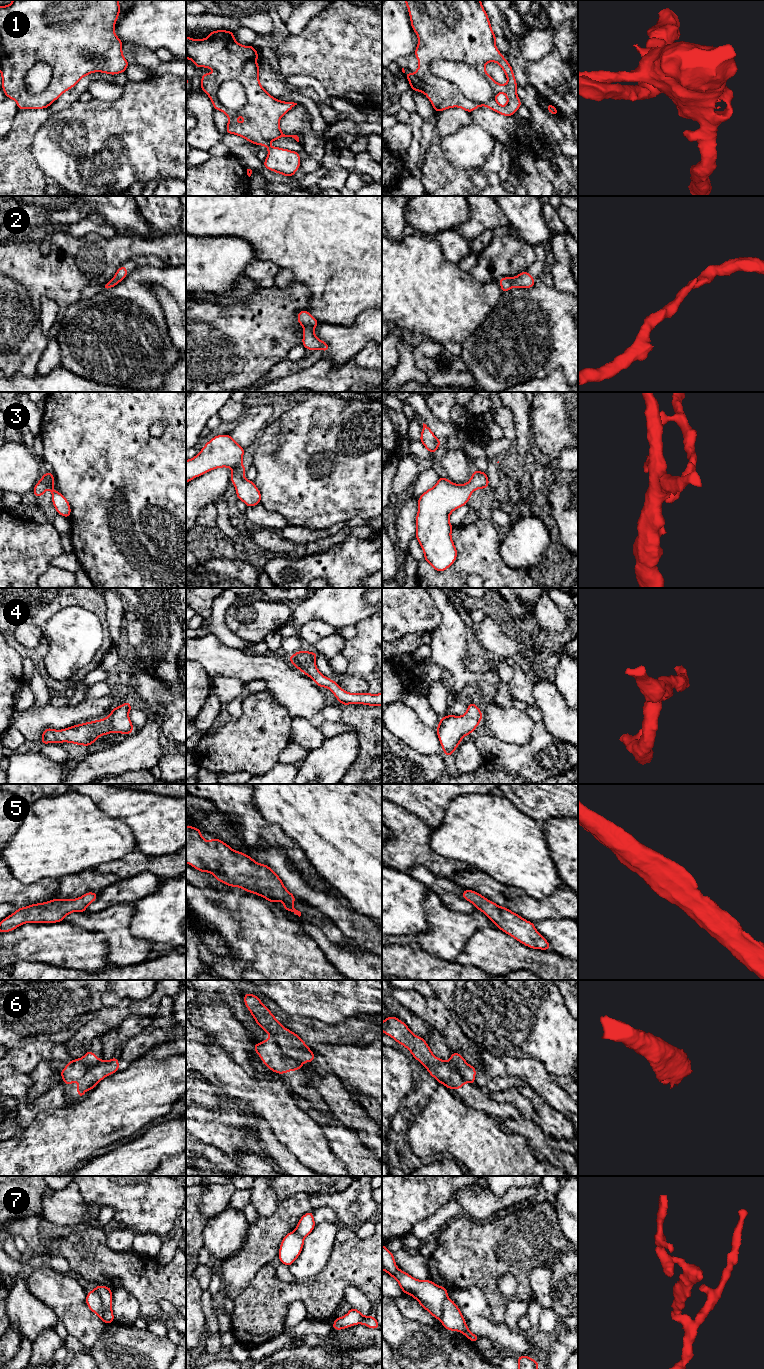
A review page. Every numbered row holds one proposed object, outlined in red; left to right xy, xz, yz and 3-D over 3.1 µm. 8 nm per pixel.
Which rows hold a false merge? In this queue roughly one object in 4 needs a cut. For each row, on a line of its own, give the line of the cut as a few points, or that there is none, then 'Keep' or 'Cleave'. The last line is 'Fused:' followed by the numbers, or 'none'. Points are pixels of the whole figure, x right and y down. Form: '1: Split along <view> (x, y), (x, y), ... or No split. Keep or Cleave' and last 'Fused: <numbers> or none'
1: Split along yz (430, 63), (461, 61), (471, 65), (488, 83), (492, 96). Cleave
2: No split. Keep
3: No split. Keep
4: No split. Keep
5: No split. Keep
6: Split along xz (269, 1038), (277, 1044), (284, 1055), (295, 1058), (302, 1063). Cleave
7: Split along xy (95, 1289), (102, 1302), (103, 1317), (108, 1323). Cleave
Fused: 1, 6, 7

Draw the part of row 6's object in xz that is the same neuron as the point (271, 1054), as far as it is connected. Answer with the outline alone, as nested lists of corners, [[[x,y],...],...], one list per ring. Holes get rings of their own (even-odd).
[[[266,1039],[263,1042],[254,1045],[254,1051],[262,1059],[262,1063],[266,1064],[269,1070],[285,1074],[289,1071],[300,1070],[303,1063],[283,1055],[281,1048],[272,1039]]]

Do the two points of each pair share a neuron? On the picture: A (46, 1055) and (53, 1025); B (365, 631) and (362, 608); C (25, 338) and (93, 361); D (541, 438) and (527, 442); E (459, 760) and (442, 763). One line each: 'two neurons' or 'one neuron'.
A: two neurons
B: two neurons
C: two neurons
D: two neurons
E: two neurons

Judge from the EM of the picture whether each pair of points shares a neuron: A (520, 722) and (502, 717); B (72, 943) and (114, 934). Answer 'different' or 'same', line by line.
A: same
B: different

